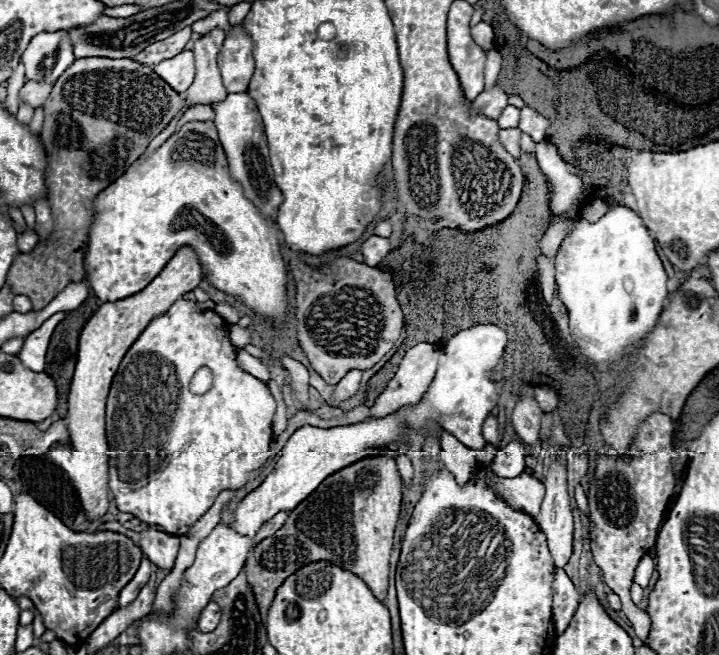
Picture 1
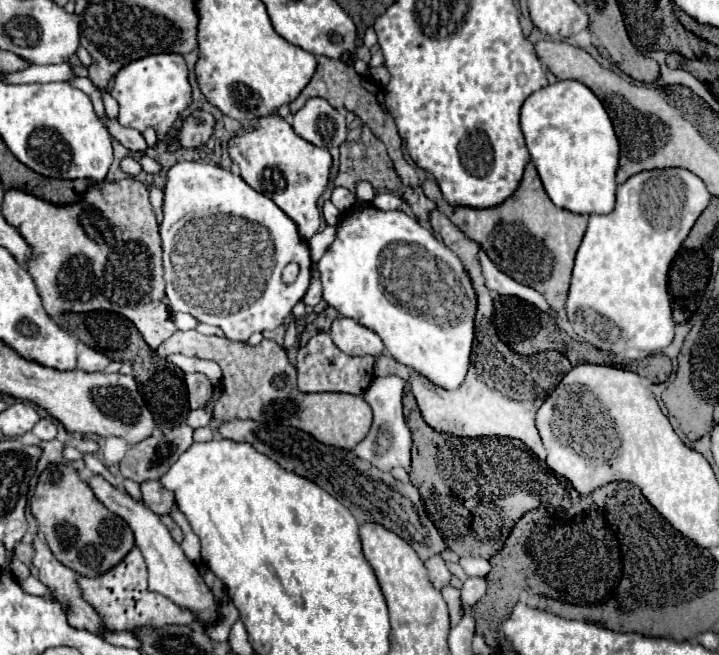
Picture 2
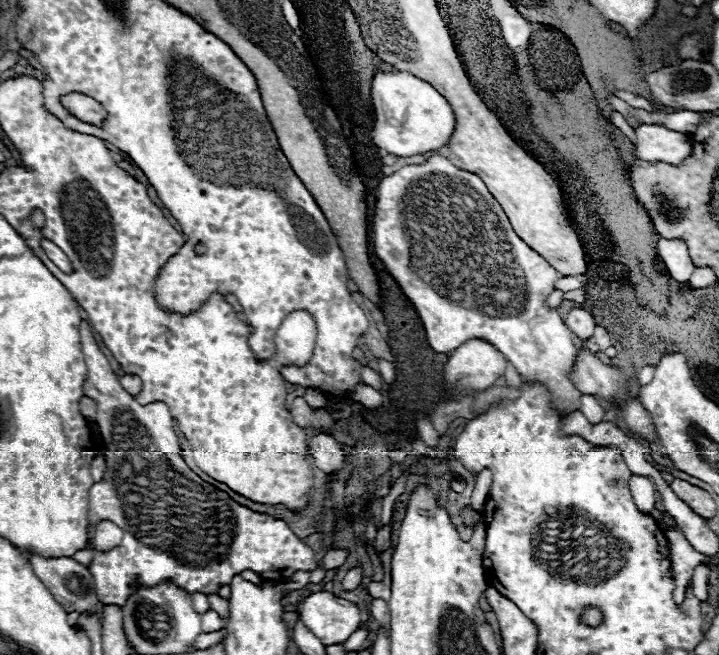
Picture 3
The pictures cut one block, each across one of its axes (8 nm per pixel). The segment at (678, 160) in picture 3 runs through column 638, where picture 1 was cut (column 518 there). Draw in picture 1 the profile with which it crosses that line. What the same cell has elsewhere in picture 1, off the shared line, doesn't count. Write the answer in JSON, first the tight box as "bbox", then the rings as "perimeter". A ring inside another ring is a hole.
{"bbox":[500,128,522,158],"perimeter":[[[506,128],[506,130],[500,130],[500,142],[504,144],[504,148],[514,156],[514,158],[520,158],[520,136],[522,136],[522,130],[520,128]]]}

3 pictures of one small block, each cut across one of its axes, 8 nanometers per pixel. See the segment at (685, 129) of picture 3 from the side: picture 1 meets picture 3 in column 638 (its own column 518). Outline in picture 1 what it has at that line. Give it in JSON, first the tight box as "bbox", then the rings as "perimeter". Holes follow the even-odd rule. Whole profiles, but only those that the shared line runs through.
{"bbox":[498,106,520,128],"perimeter":[[[506,106],[502,116],[498,118],[498,124],[500,124],[500,128],[514,128],[514,126],[518,126],[518,120],[520,120],[520,110],[514,106]]]}

